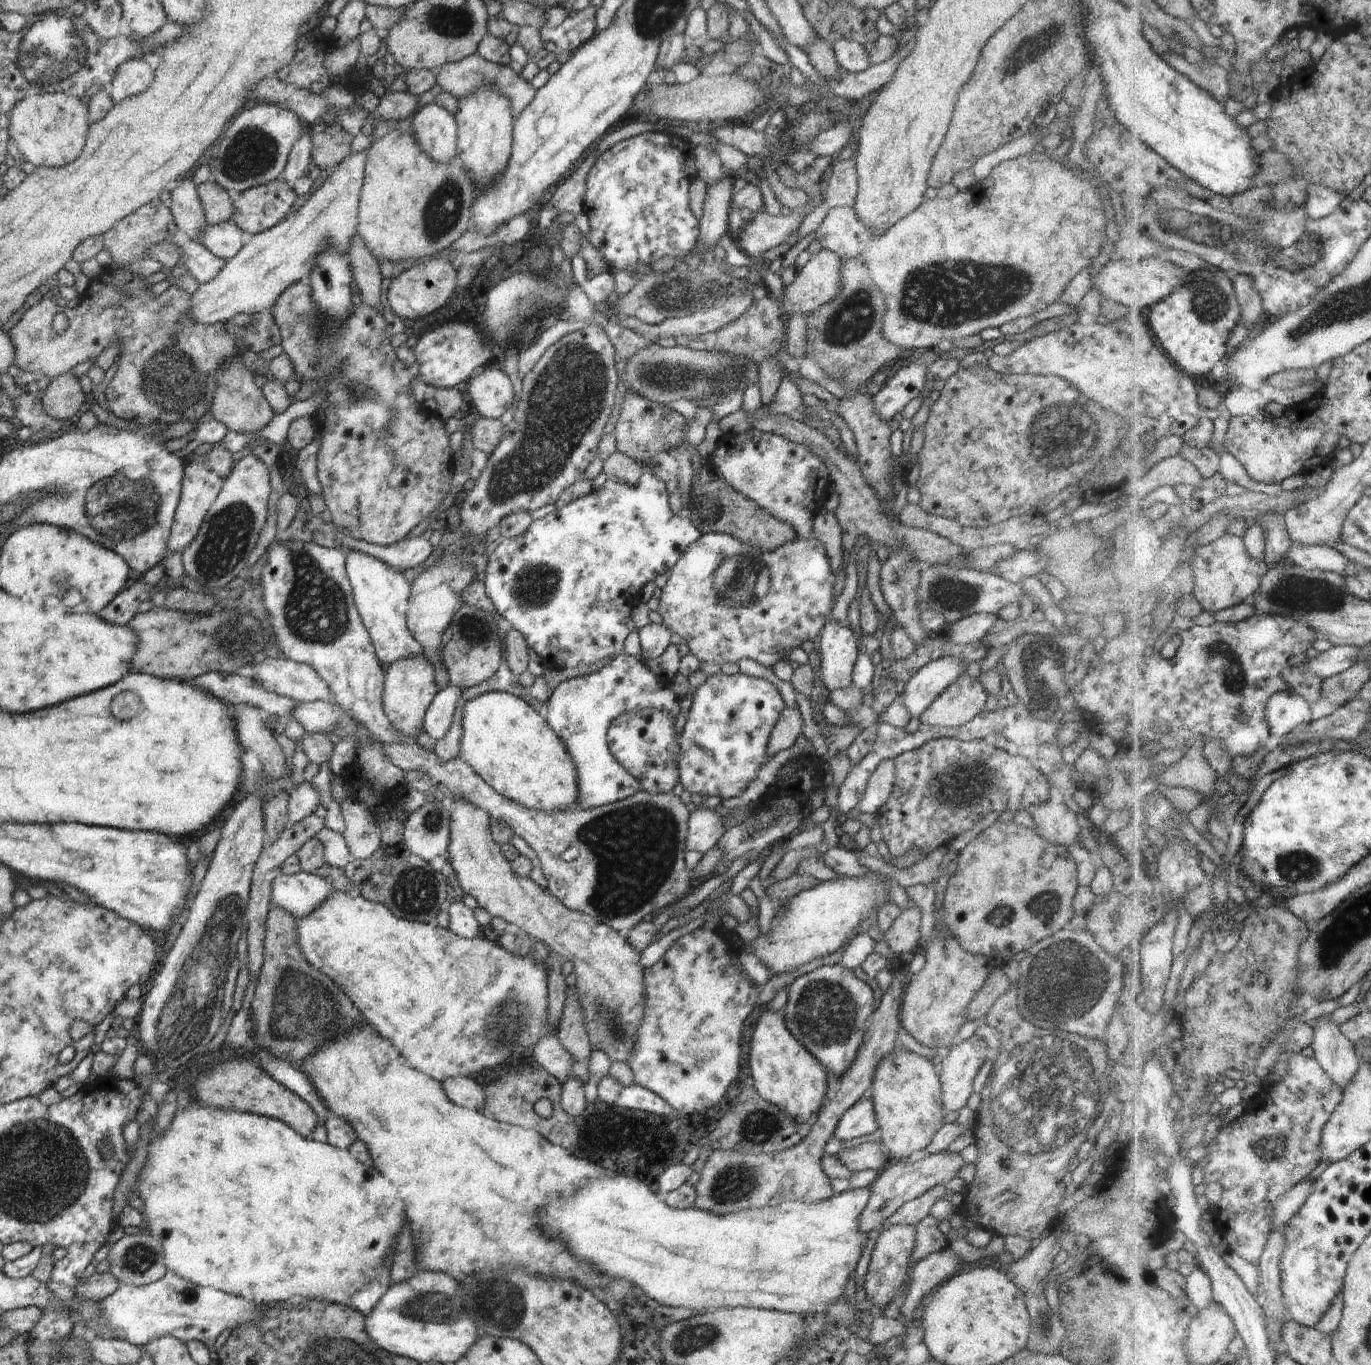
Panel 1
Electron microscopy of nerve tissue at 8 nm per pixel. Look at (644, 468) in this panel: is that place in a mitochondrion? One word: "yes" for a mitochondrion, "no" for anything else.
no

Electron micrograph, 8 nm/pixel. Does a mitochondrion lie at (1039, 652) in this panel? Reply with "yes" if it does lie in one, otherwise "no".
yes

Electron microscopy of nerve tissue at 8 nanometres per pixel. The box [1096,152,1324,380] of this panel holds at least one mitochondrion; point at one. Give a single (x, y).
(1207, 300)

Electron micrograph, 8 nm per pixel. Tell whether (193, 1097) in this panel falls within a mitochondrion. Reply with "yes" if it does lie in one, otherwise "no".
no

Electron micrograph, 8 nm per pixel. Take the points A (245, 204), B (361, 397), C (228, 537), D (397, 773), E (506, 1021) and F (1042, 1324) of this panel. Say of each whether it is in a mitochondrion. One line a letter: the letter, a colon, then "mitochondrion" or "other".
A: mitochondrion
B: mitochondrion
C: mitochondrion
D: other
E: mitochondrion
F: mitochondrion

